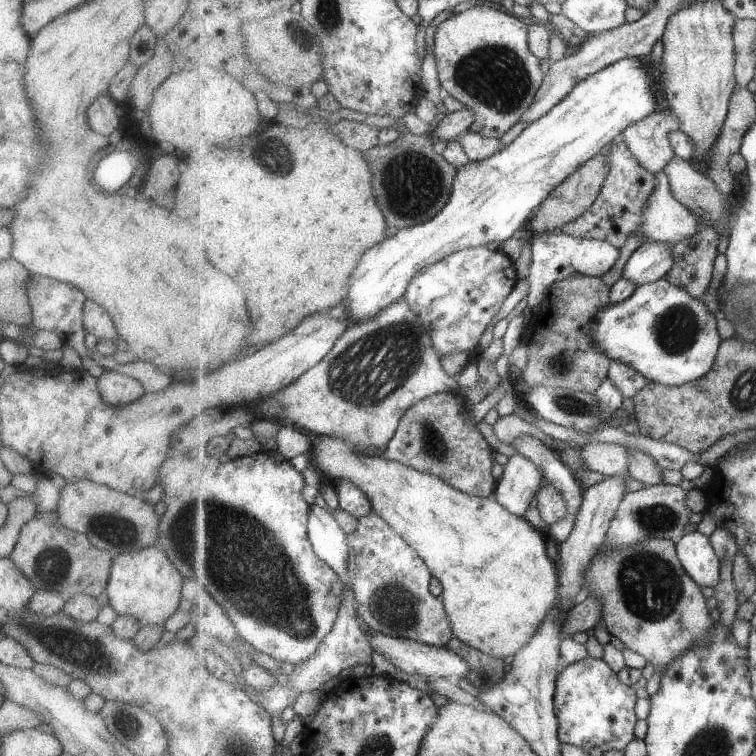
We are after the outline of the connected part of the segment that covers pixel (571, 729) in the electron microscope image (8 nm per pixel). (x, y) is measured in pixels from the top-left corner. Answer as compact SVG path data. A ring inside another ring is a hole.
M585 658L571 664L558 677L554 706L560 721L560 742L589 750L599 747L605 753L625 748L636 739L635 726L640 720L636 712L637 698L633 686L625 686L617 672L604 659Z

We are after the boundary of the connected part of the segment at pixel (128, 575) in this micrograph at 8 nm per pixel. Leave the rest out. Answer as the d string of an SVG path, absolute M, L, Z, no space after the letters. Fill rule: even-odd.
M157 545L115 555L110 565L107 594L109 605L120 616L131 616L140 627L163 626L177 610L184 579Z

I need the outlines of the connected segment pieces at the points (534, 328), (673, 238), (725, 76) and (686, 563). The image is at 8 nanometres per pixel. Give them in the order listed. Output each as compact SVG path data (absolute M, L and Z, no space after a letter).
M573 273L567 279L555 281L547 288L544 294L544 302L534 313L534 320L523 328L522 342L528 349L527 367L521 370L521 379L531 389L538 387L551 387L570 389L585 393L595 393L601 384L608 378L612 359L598 348L594 341L592 325L596 317L605 311L611 304L612 286L605 284L603 278L589 277L580 273Z
M664 170L656 176L658 184L644 203L643 221L634 232L645 241L673 245L694 236L698 232L699 220L675 197Z
M696 1L692 6L677 12L669 20L665 35L661 39L663 42L663 57L662 65L659 70L660 88L662 90L662 96L667 101L669 110L674 113L674 116L679 120L680 130L687 134L694 143L695 151L692 157L692 161L695 163L705 163L708 155L712 152L715 144L720 140L723 133L726 119L730 116L730 103L736 92L736 45L734 42L734 27L737 20L730 14L722 4L722 1Z
M695 531L677 541L678 558L691 579L701 588L714 588L722 572L722 562L713 552L709 537Z

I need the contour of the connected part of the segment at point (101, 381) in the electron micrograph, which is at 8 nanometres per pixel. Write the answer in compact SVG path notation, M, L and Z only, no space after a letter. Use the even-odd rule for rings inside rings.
M107 369L98 377L95 388L101 401L109 407L126 406L145 394L137 380Z

